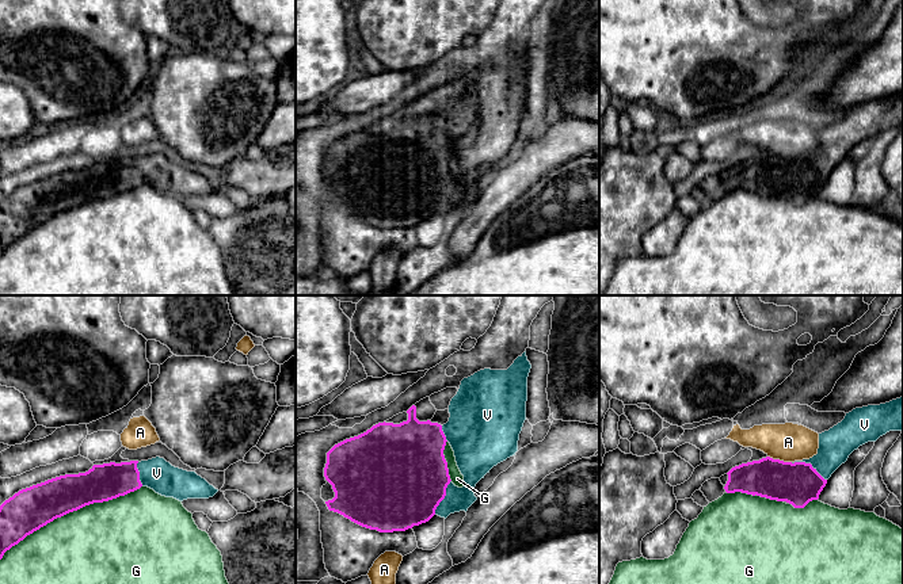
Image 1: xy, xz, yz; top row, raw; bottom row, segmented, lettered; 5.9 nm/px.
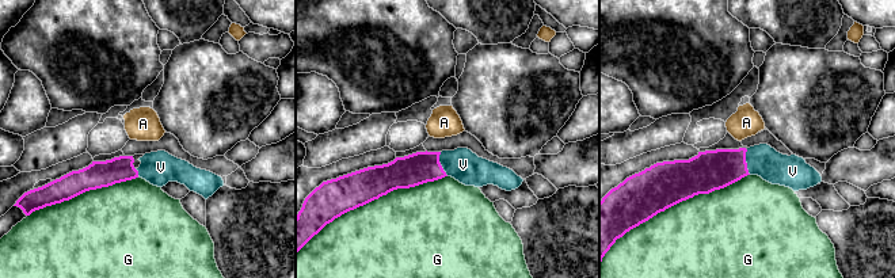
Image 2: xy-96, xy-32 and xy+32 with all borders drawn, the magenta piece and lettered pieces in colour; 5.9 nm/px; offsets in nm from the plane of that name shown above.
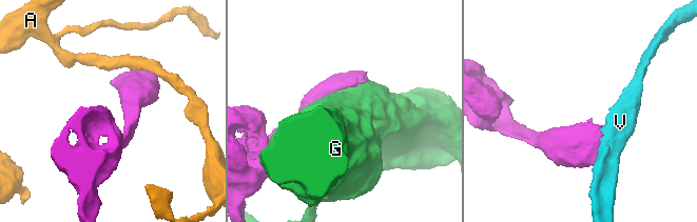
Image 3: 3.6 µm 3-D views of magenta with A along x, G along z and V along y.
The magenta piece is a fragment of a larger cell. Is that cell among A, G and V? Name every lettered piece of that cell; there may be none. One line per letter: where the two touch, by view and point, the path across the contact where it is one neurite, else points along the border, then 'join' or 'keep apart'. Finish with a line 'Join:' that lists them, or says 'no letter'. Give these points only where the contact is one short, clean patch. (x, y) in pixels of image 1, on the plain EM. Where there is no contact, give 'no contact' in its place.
A: yz (778, 156) | along yz (768, 152), (791, 159) | keep apart
G: xy (69, 207) | keep apart
V: yz (808, 160) | join
Join: V

